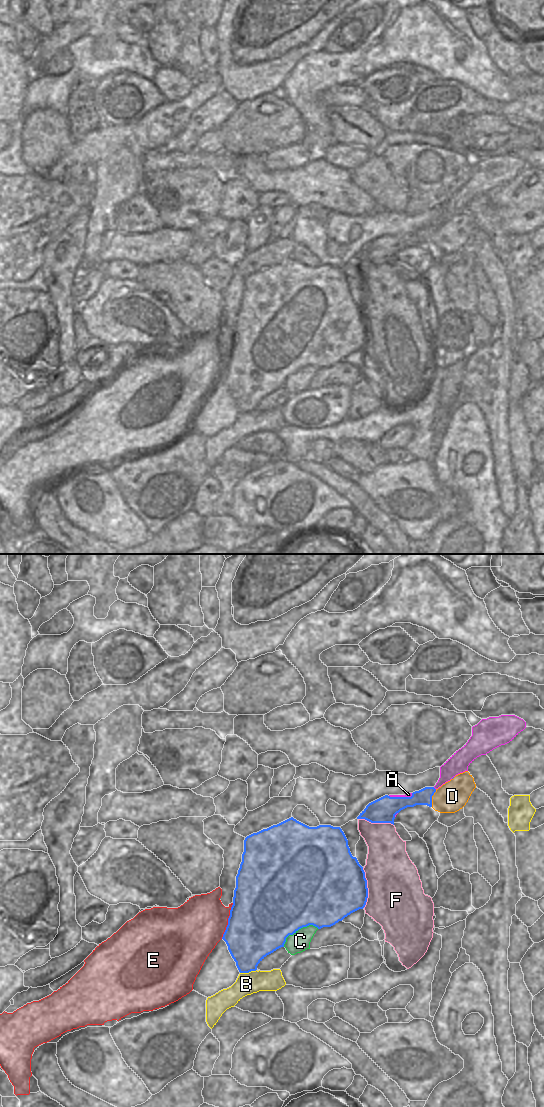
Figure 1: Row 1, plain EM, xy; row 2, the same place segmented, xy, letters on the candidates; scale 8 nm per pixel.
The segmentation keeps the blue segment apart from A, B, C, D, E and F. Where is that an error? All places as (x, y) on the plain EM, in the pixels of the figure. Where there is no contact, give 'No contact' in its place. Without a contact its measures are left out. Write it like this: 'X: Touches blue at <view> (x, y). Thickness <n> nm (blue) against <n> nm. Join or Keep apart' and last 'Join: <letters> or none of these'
A: Touches blue at xy (401, 237). Thickness 200 nm (blue) against 30 nm. Join
B: Touches blue at xy (248, 412). Thickness 360 nm (blue) against 180 nm. Keep apart
C: Touches blue at xy (298, 369). Thickness 500 nm (blue) against 160 nm. Keep apart
D: Touches blue at xy (431, 238). Thickness 130 nm (blue) against 240 nm. Keep apart
E: Touches blue at xy (228, 361). Thickness 500 nm (blue) against 420 nm. Keep apart
F: Touches blue at xy (367, 328). Thickness 480 nm (blue) against 460 nm. Keep apart
Join: A

